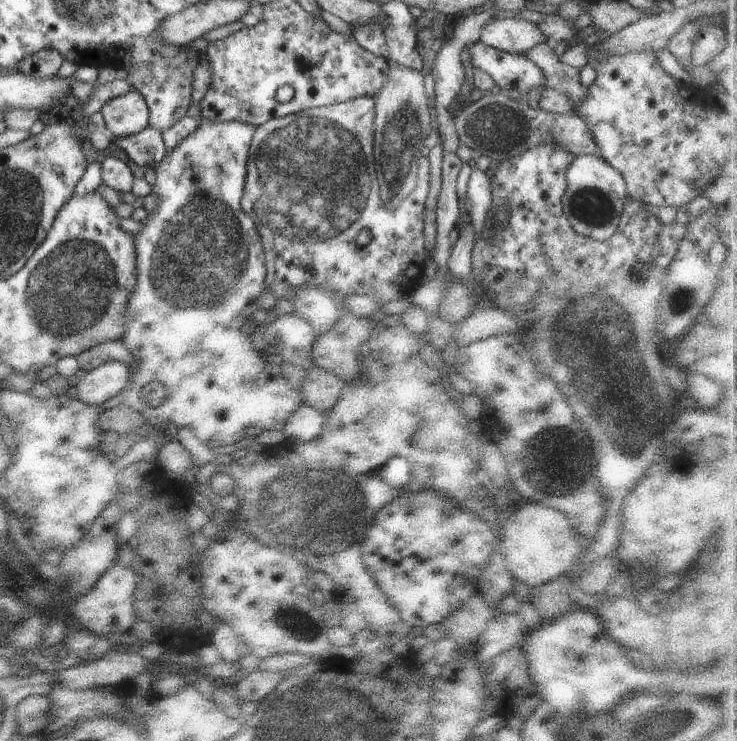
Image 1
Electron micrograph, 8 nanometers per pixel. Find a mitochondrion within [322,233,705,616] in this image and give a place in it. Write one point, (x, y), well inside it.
(593, 336)

